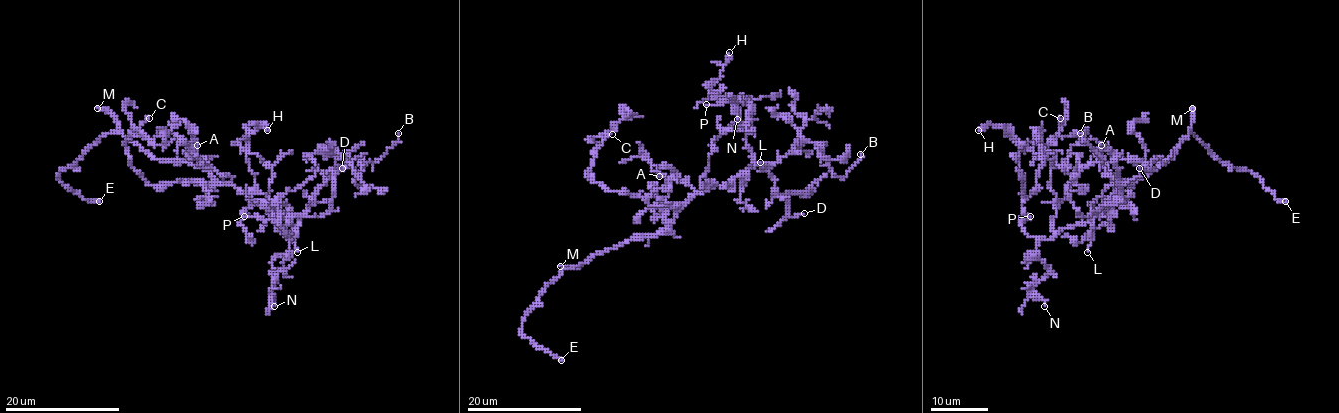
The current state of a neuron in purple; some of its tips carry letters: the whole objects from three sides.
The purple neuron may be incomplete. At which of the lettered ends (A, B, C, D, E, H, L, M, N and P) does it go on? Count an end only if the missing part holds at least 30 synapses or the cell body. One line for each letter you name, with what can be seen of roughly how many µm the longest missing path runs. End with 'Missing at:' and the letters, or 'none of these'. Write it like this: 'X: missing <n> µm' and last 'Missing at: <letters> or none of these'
D: missing 20 µm
E: missing 60 µm
M: missing 170 µm
Missing at: D, E, M

